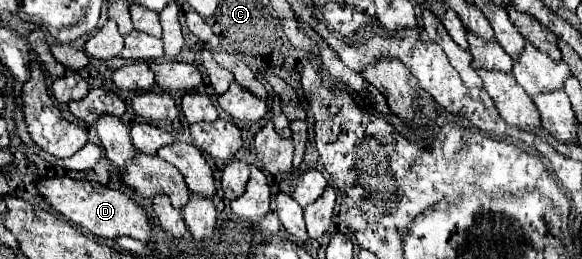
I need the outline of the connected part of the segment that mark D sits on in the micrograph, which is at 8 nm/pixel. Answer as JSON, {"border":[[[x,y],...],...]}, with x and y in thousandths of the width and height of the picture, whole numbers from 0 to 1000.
{"border":[[[120,680],[69,687],[62,703],[62,726],[65,726],[62,749],[76,764],[100,826],[107,826],[124,865],[158,896],[162,911],[172,911],[179,927],[182,919],[196,927],[213,903],[241,934],[261,927],[261,873],[258,873],[258,849],[251,842],[251,819],[206,734],[192,734],[186,718],[155,703],[155,695],[124,695]]]}

